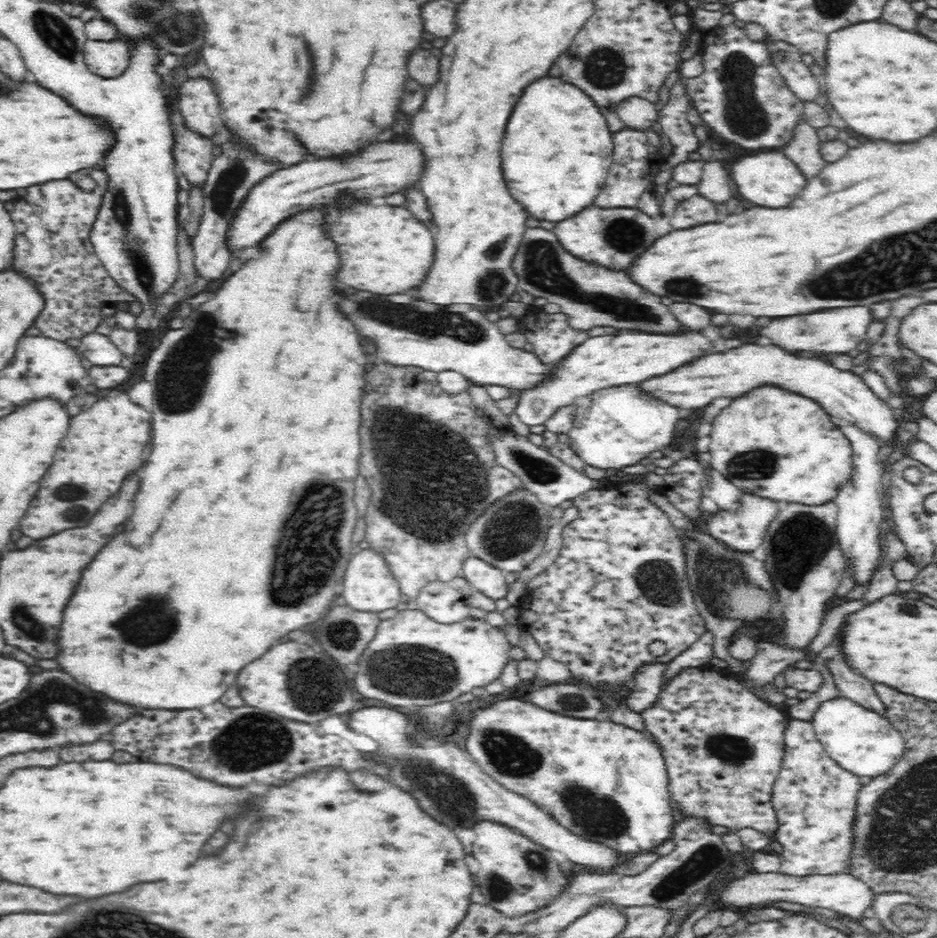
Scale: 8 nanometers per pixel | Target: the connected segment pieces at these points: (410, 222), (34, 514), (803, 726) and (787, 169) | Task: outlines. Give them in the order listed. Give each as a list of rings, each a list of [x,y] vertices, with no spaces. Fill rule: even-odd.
[[[364,201],[346,205],[344,210],[330,210],[326,212],[326,216],[317,218],[316,224],[324,226],[324,234],[334,242],[338,258],[340,258],[340,266],[334,272],[334,278],[340,280],[342,284],[356,288],[356,290],[368,290],[372,294],[398,294],[402,290],[410,290],[416,284],[420,284],[420,280],[426,276],[428,268],[432,266],[432,252],[434,252],[434,238],[432,232],[418,220],[412,216],[410,210],[400,208],[400,206],[390,206],[390,204],[382,204],[374,206],[374,204],[364,204]]]
[[[116,394],[110,398],[98,400],[92,408],[72,418],[70,430],[66,438],[60,442],[54,464],[42,480],[40,494],[32,502],[32,508],[28,508],[28,516],[20,520],[22,532],[30,538],[48,538],[60,530],[84,526],[82,520],[92,520],[92,516],[96,516],[100,506],[108,498],[120,492],[124,480],[134,476],[146,464],[144,456],[146,456],[146,448],[150,442],[152,442],[152,414],[140,404],[134,404],[128,394]]]
[[[790,719],[785,732],[787,748],[784,757],[784,772],[780,771],[775,784],[774,802],[776,813],[780,812],[776,837],[774,840],[783,846],[782,866],[778,875],[788,878],[808,878],[809,876],[827,875],[828,873],[846,872],[844,860],[848,860],[848,840],[852,840],[852,812],[856,808],[856,790],[859,789],[860,779],[848,771],[844,771],[825,753],[824,747],[815,735],[815,730],[806,721]]]
[[[762,152],[756,156],[740,158],[732,166],[732,178],[744,198],[752,200],[758,206],[768,206],[768,208],[786,208],[808,184],[799,166],[780,152]]]

